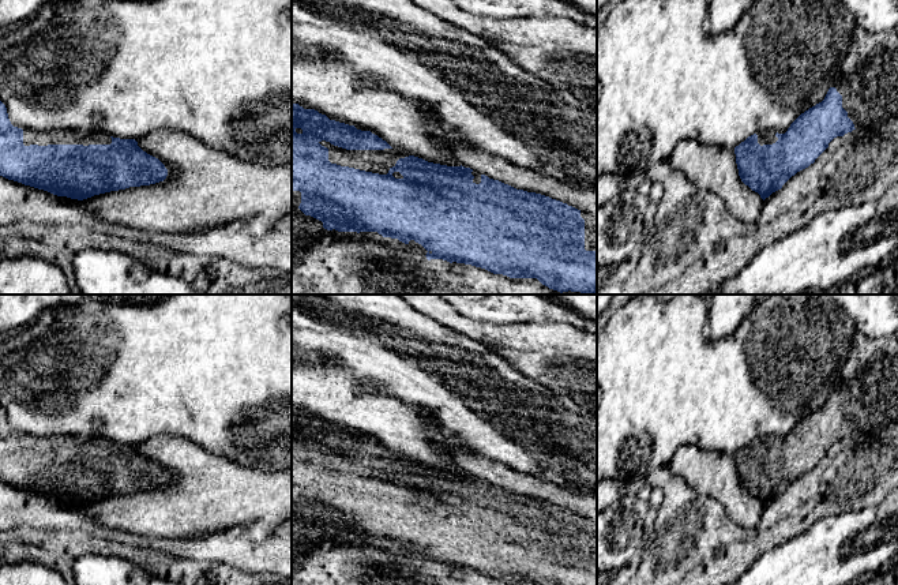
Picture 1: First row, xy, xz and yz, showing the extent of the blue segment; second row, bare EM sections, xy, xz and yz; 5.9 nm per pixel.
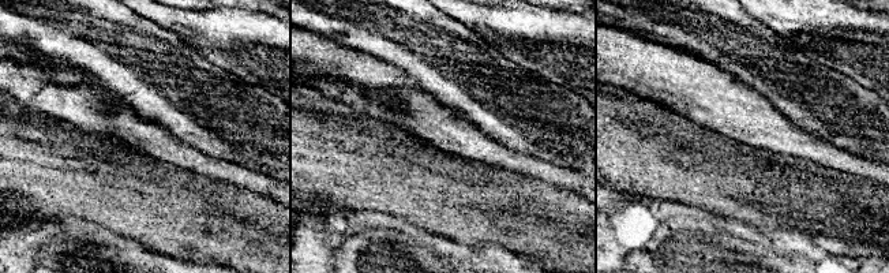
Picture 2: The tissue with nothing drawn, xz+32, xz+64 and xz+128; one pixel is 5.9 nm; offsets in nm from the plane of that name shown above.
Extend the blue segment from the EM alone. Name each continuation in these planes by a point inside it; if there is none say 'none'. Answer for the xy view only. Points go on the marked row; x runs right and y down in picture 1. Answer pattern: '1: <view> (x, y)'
1: xy (59, 137)

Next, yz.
1: yz (767, 137)

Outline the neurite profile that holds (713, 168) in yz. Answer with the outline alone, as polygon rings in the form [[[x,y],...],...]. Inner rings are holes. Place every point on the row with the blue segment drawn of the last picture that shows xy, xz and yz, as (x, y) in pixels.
[[[681,140],[669,154],[670,166],[700,188],[718,195],[728,213],[741,222],[756,222],[763,199],[740,176],[734,149]]]

